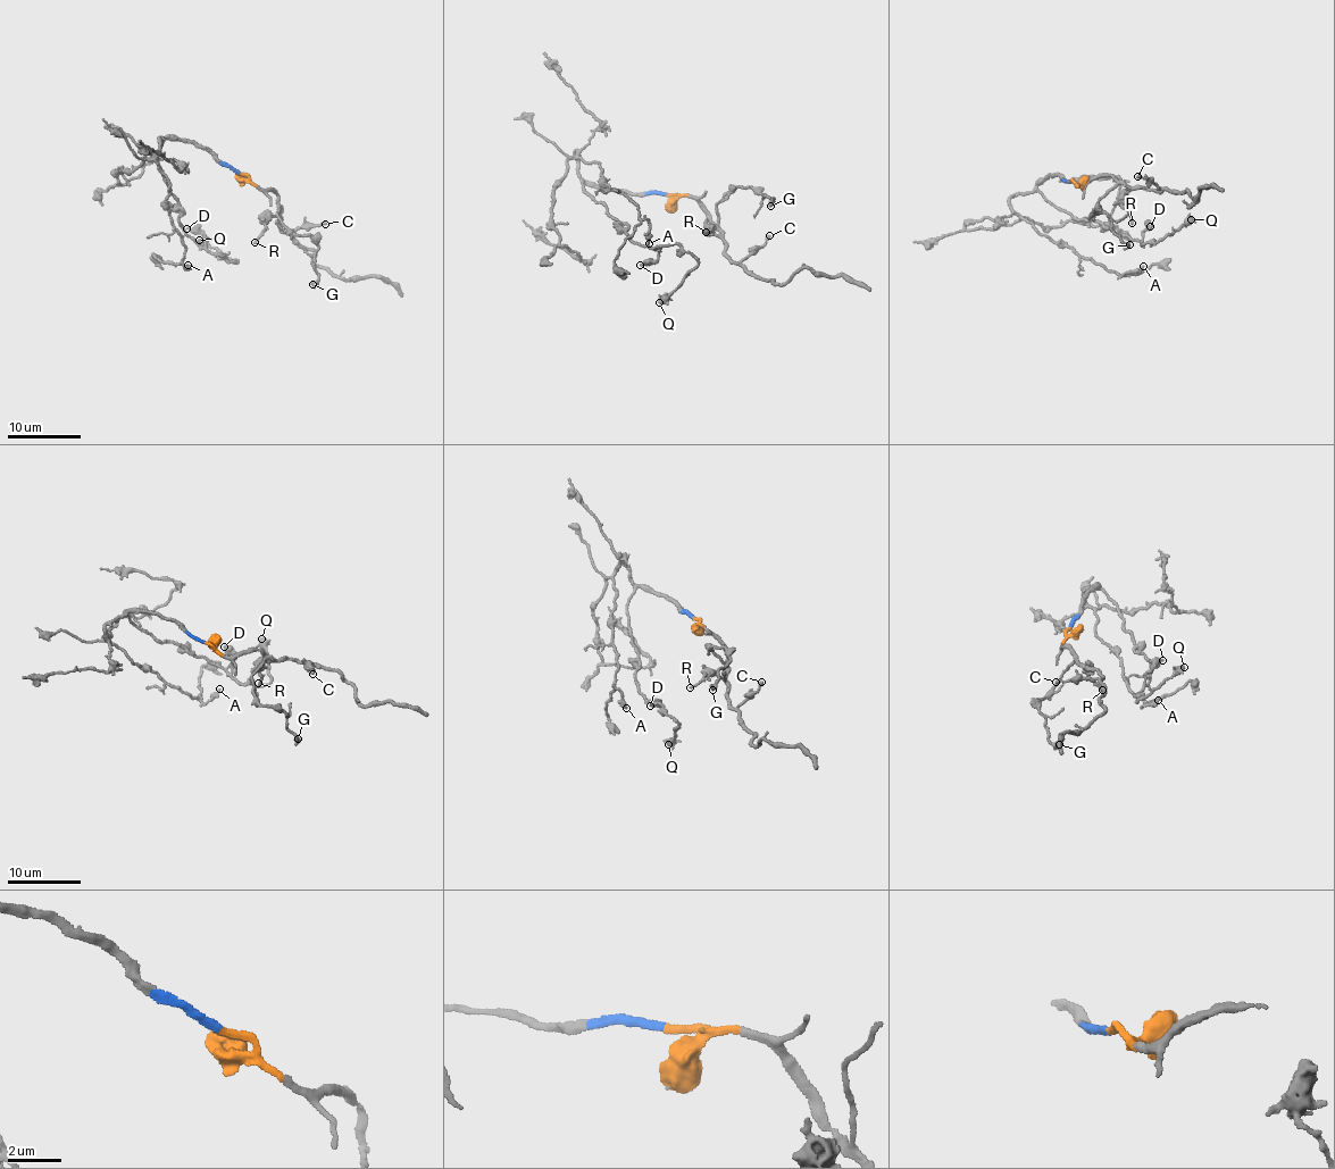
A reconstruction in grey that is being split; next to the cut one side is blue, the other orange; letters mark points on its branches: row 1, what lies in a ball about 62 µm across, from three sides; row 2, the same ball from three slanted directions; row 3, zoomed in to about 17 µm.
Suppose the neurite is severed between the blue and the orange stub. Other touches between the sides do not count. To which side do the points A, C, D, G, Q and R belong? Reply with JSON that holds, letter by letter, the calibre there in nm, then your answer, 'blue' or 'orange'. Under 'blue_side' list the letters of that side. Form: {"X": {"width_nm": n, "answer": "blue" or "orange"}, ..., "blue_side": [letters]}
{"A": {"width_nm": 180, "answer": "blue"}, "C": {"width_nm": 220, "answer": "orange"}, "D": {"width_nm": 340, "answer": "blue"}, "G": {"width_nm": 440, "answer": "orange"}, "Q": {"width_nm": 550, "answer": "blue"}, "R": {"width_nm": 160, "answer": "orange"}, "blue_side": ["A", "D", "Q"]}

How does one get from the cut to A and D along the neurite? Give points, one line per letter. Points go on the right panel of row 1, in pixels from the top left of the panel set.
A: (1070, 181), (1049, 175), (1029, 192), (1015, 193), (1009, 199), (1009, 206), (1040, 233), (1120, 277), (1144, 266)
D: (1070, 181), (1049, 175), (1037, 190), (1053, 206), (1079, 219), (1091, 218), (1134, 241), (1143, 236), (1149, 227)

